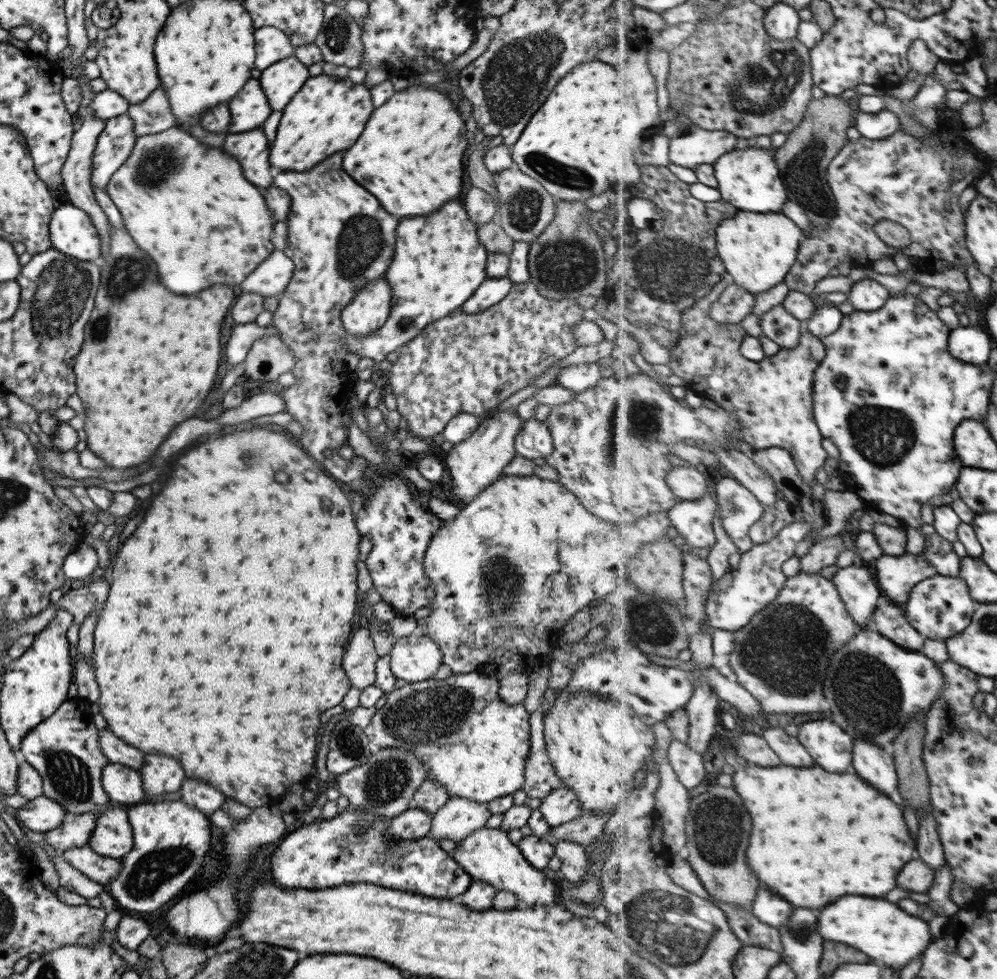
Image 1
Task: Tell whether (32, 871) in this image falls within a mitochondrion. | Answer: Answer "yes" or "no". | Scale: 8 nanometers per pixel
no

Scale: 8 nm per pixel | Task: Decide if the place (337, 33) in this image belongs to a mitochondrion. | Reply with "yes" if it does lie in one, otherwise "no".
yes

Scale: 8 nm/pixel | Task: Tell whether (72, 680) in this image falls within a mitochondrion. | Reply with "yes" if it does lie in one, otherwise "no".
no

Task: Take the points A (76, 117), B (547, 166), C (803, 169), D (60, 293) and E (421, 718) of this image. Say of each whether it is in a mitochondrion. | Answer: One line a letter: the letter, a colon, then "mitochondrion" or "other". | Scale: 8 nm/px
A: other
B: mitochondrion
C: mitochondrion
D: mitochondrion
E: mitochondrion

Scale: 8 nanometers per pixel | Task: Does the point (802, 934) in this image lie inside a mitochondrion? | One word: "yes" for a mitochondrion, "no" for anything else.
yes

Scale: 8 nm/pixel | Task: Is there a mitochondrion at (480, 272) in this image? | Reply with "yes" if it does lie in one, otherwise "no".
no

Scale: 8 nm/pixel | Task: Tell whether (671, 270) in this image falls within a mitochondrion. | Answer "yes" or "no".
yes

